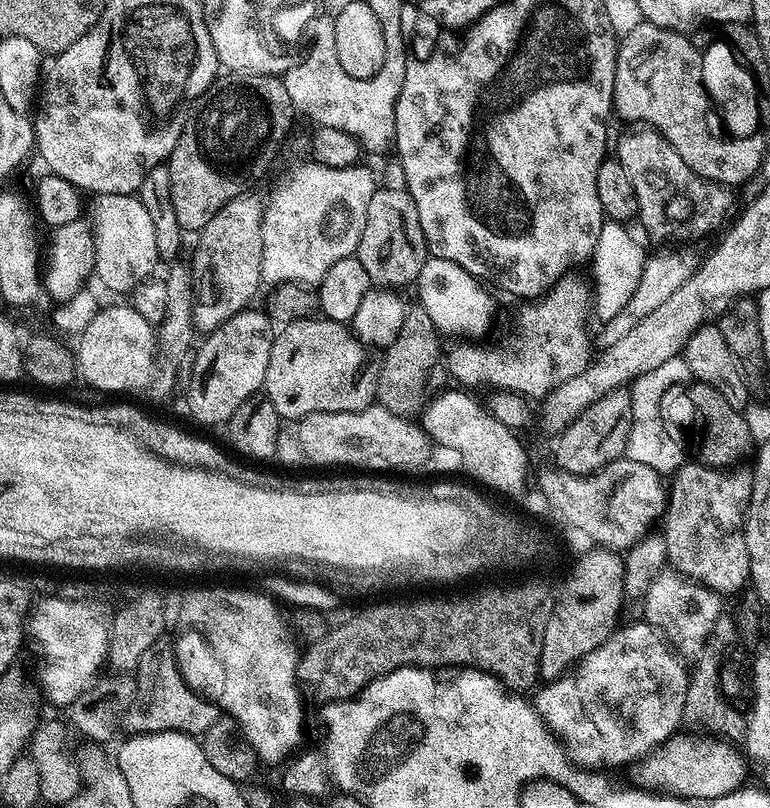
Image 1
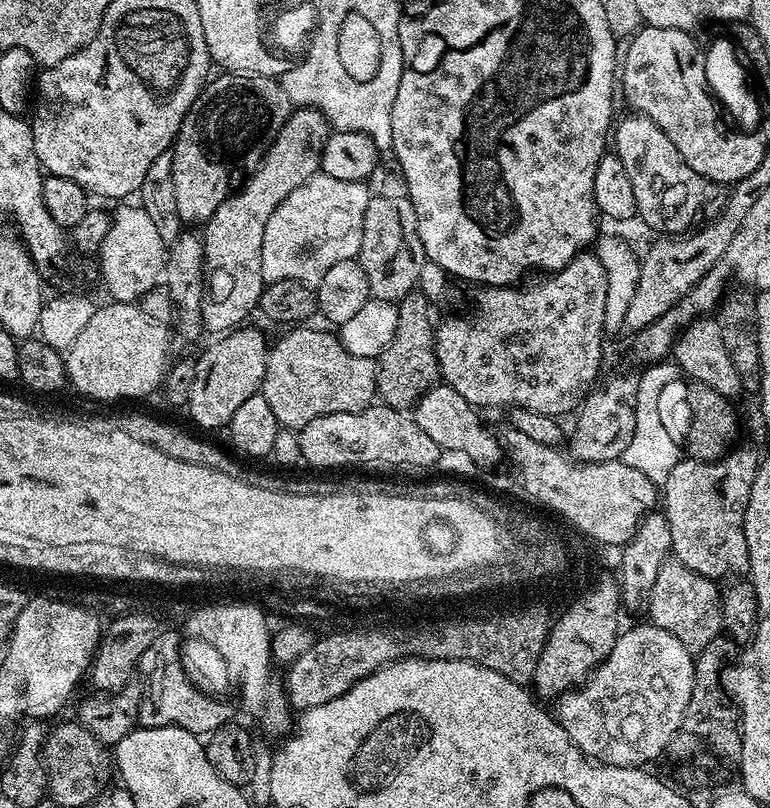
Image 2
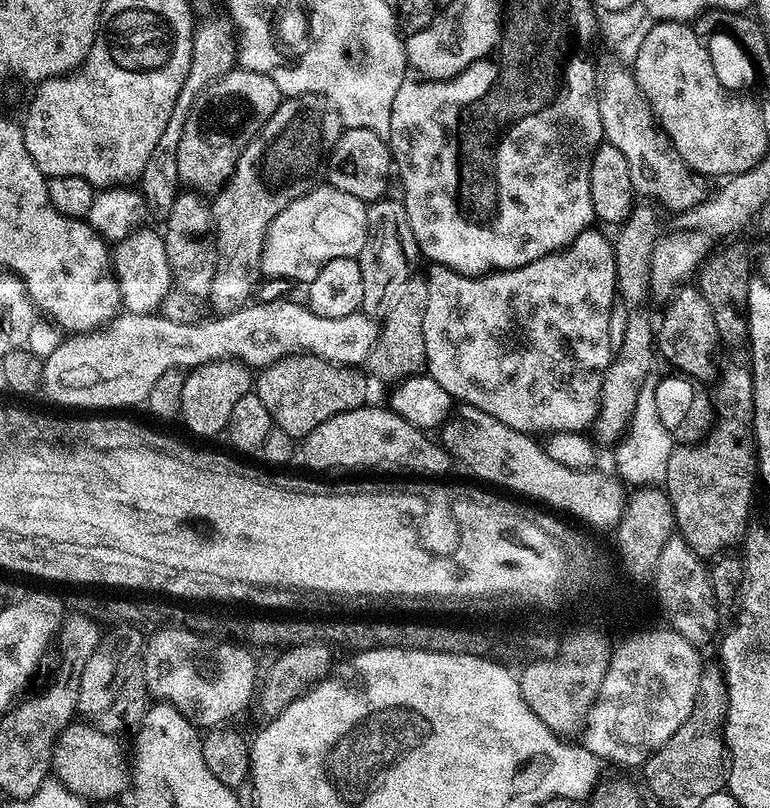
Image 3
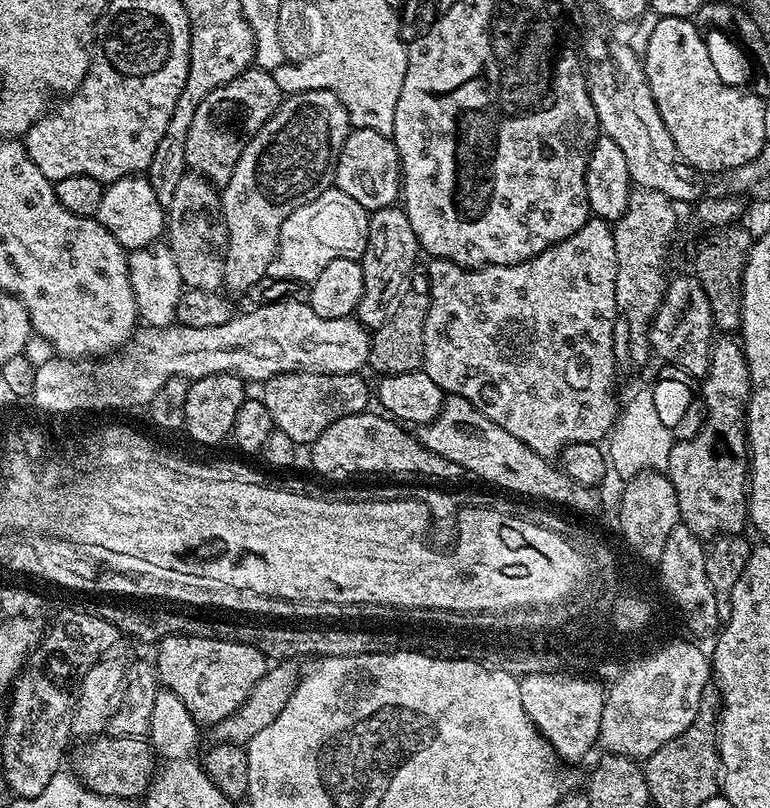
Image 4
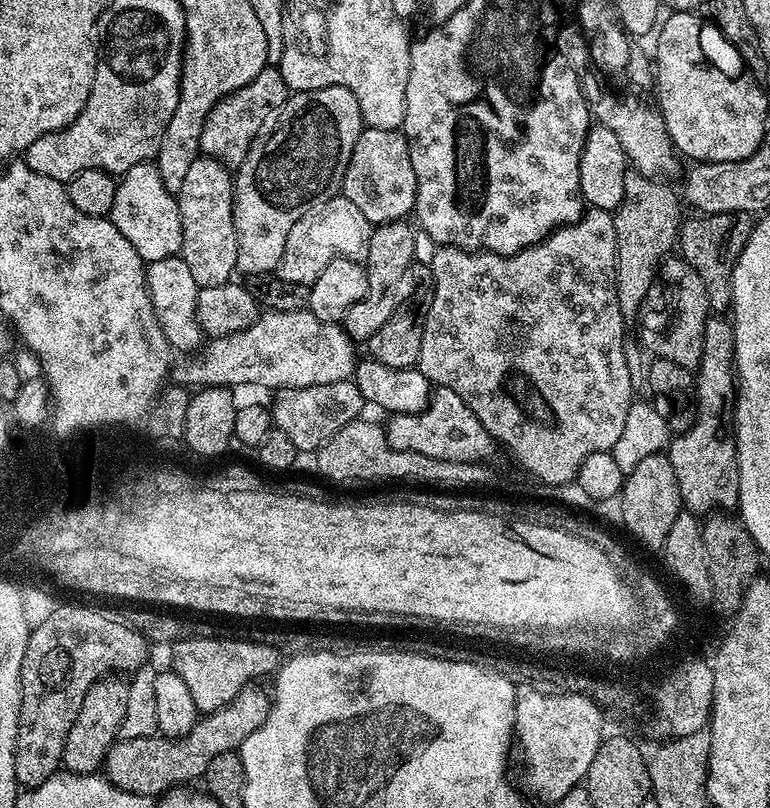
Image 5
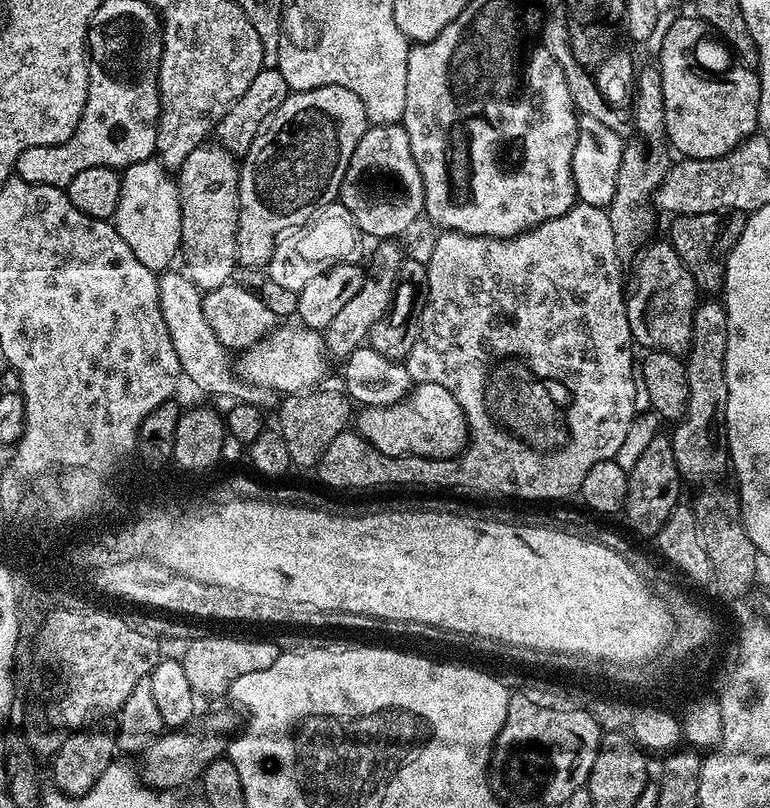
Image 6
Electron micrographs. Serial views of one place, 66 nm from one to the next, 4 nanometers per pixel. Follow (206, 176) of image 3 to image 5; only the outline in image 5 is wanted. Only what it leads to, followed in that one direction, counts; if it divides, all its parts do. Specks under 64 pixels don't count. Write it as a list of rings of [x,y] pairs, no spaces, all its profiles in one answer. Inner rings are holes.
[[[279,67],[264,68],[262,74],[254,78],[254,82],[234,90],[226,98],[219,100],[210,110],[210,114],[206,114],[206,122],[202,126],[200,135],[201,153],[222,162],[230,170],[240,168],[246,154],[252,148],[252,143],[265,131],[269,121],[283,108],[289,95],[290,90],[282,78]]]

